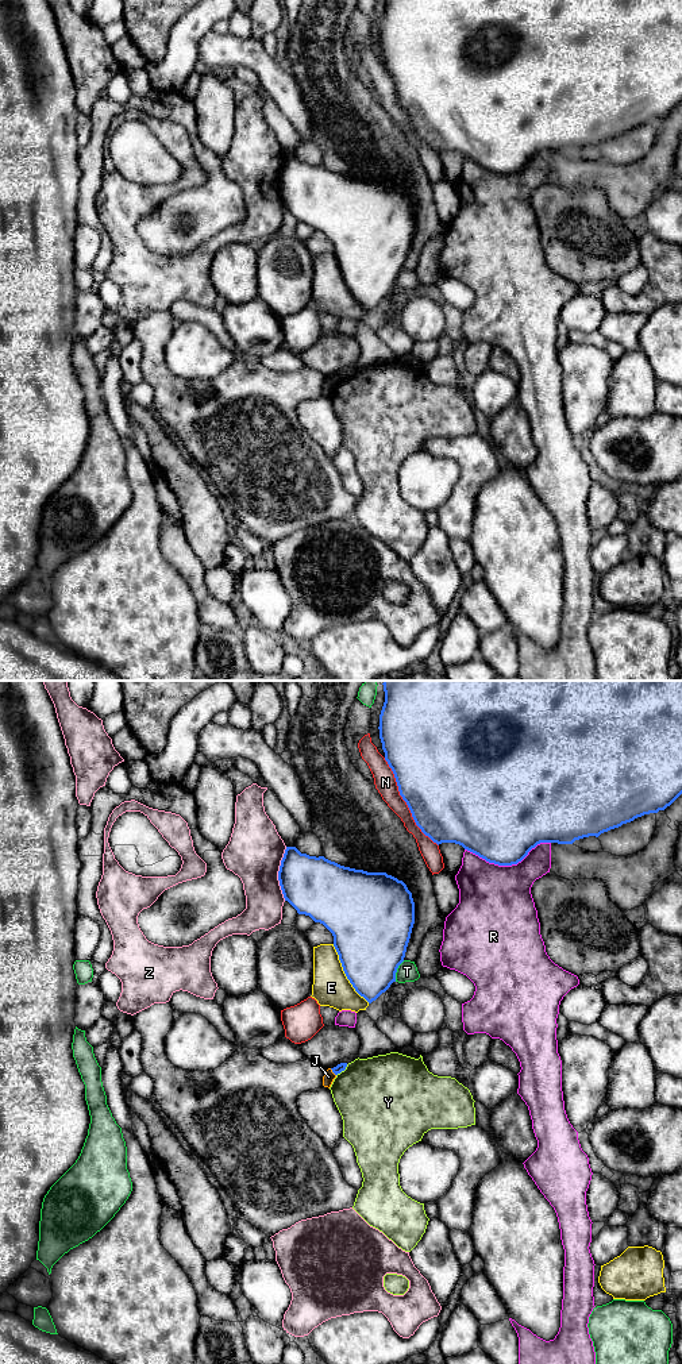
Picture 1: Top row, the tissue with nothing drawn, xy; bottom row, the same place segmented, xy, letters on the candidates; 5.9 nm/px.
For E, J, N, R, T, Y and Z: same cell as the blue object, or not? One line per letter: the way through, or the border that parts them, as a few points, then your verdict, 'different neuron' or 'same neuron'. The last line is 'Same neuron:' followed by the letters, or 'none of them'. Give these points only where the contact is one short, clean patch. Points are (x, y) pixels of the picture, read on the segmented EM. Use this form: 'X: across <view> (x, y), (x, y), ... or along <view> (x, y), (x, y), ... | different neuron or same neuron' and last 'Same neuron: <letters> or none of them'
E: different neuron
J: along xy (330, 1068), (335, 1075) | different neuron
N: different neuron
R: different neuron
T: different neuron
Y: different neuron
Z: different neuron
Same neuron: none of them

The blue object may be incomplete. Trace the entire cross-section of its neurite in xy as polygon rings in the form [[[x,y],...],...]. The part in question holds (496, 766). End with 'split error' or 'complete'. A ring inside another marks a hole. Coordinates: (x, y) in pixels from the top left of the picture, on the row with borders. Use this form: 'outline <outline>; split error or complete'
outline [[[384,681],[379,739],[400,795],[416,825],[438,845],[455,843],[489,863],[512,866],[540,843],[573,844],[658,813],[682,794],[682,681]]]; complete

